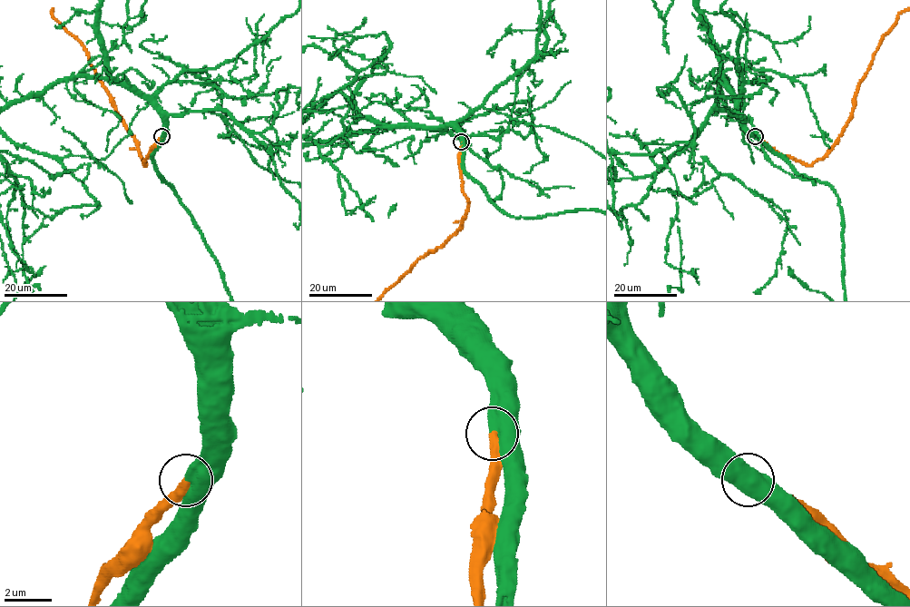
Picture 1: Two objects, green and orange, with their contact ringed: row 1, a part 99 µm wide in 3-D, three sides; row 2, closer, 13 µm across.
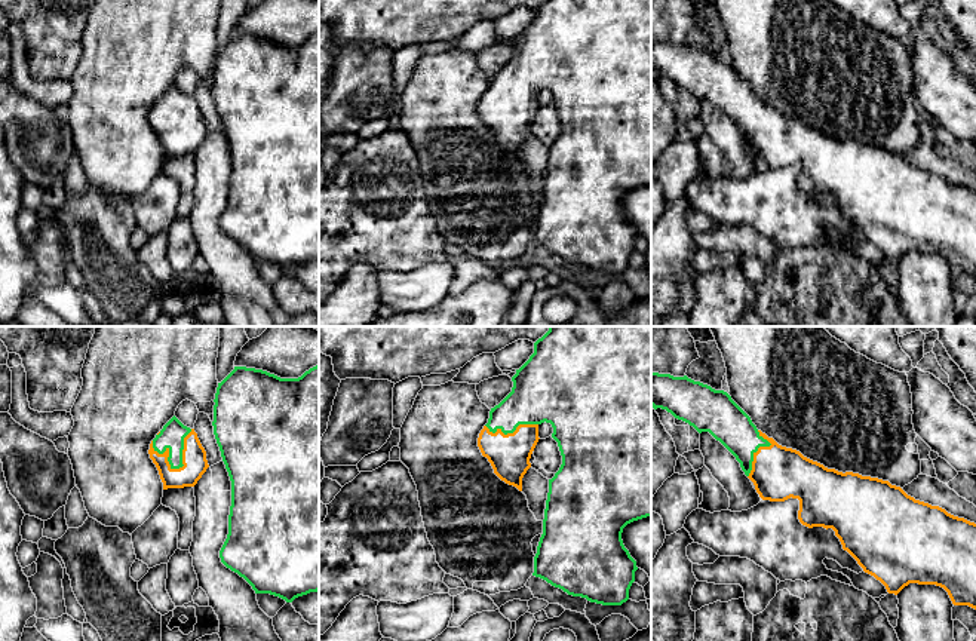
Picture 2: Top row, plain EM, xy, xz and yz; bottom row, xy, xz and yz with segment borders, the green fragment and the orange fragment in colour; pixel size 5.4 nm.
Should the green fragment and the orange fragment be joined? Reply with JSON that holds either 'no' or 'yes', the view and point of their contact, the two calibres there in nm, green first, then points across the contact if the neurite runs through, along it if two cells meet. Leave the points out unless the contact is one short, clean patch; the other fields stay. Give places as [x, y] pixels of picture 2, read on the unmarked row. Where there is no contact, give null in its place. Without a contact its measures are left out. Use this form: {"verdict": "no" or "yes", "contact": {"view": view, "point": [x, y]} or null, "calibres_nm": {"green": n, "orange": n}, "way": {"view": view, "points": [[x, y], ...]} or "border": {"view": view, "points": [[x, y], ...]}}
{"verdict": "yes", "contact": {"view": "xy", "point": [181, 120]}, "calibres_nm": {"green": 130, "orange": 130}}

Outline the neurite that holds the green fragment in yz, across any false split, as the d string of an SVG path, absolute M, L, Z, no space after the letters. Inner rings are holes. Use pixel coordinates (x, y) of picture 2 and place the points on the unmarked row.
M651 39L651 74L670 80L699 101L709 99L740 131L762 168L799 168L802 193L832 196L865 240L897 263L909 251L943 255L954 273L976 277L976 191L939 174L915 168L888 148L838 139L779 113L756 96L751 85L724 58L670 42Z

